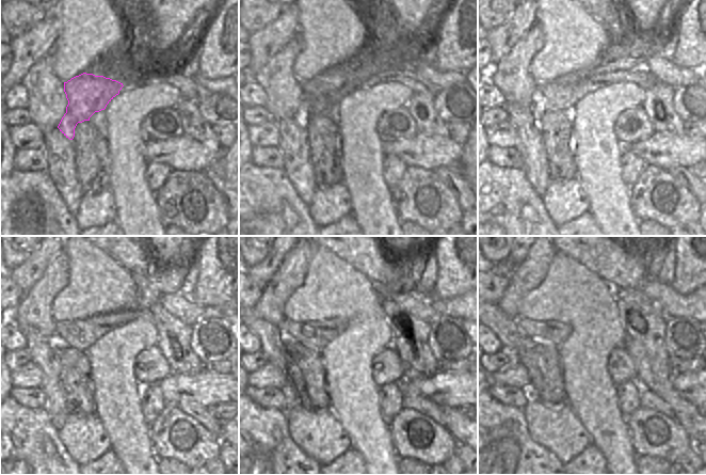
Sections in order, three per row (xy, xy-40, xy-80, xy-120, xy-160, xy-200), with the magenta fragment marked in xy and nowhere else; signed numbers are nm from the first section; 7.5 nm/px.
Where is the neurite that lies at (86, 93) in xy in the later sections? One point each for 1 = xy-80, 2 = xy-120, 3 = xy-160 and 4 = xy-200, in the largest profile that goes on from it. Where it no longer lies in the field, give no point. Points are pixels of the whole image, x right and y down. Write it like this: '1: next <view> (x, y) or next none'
1: next xy-80 (632, 53)
2: next xy-120 (156, 284)
3: next xy-160 (408, 272)
4: next xy-200 (653, 258)

